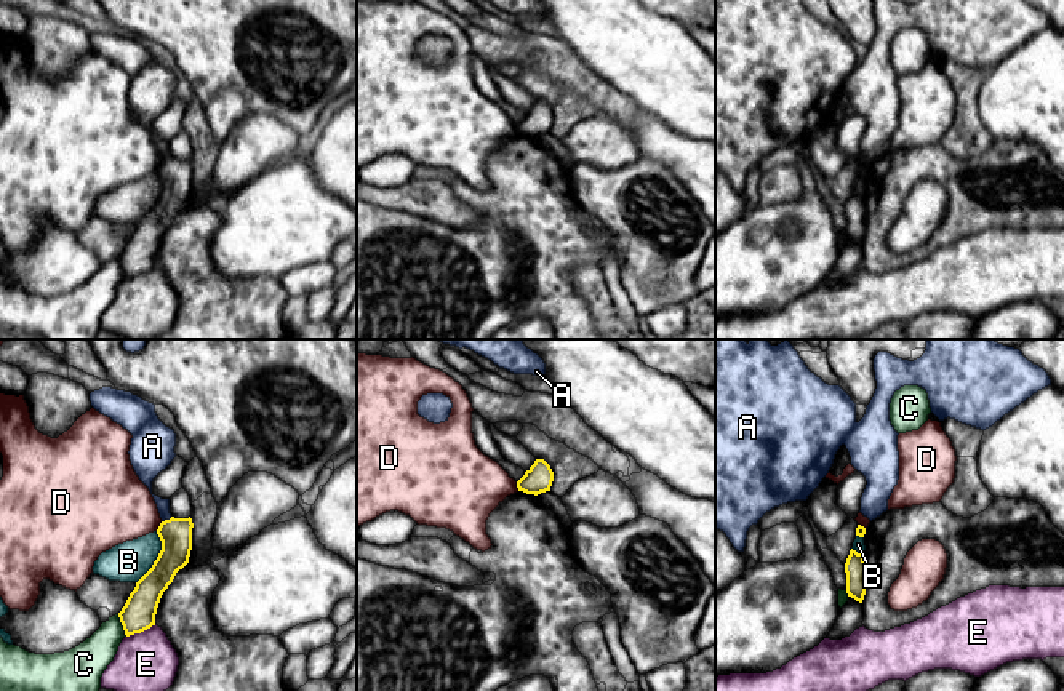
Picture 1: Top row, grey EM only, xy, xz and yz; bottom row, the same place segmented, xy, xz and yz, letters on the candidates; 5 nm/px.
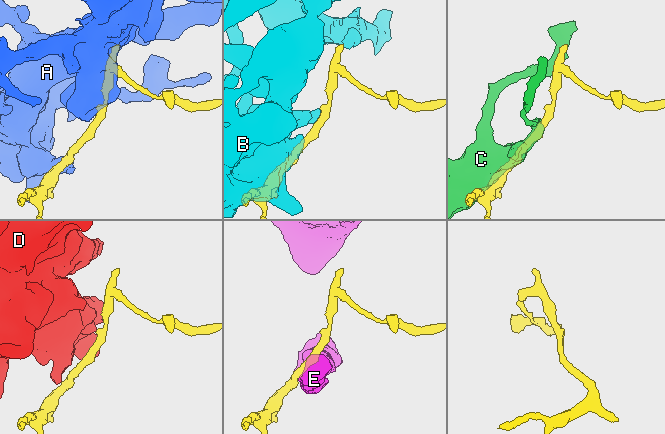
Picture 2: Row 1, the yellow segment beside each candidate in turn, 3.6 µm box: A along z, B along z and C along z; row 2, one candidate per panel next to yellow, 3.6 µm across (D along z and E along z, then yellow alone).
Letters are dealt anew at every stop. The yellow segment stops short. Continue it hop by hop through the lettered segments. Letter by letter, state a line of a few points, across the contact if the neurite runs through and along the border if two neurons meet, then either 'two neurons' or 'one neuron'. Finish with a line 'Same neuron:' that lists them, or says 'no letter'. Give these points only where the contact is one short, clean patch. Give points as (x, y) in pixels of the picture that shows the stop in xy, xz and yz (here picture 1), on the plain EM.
A: two neurons
B: two neurons
C: two neurons
D: xy (162, 163), (156, 171) | two neurons
E: xy (156, 266), (127, 279) | two neurons
Same neuron: no letter

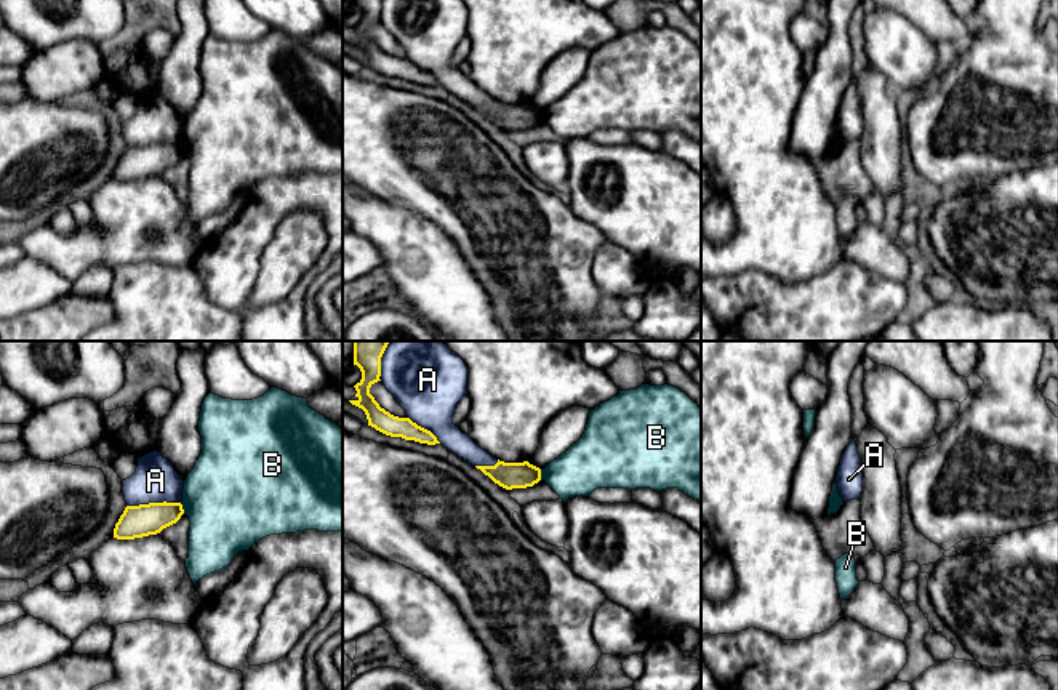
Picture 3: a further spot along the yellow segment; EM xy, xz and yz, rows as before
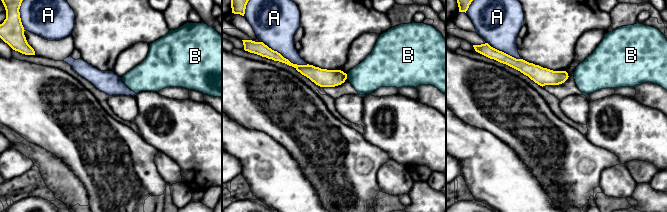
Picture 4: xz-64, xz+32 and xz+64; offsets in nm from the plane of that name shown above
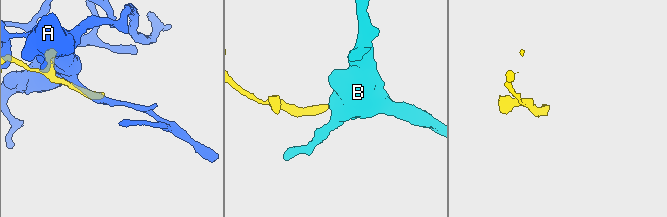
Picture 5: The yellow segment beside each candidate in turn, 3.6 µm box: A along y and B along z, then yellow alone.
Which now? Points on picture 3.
A: two neurons
B: xy (180, 144), (184, 154) | two neurons
Same neuron: no letter

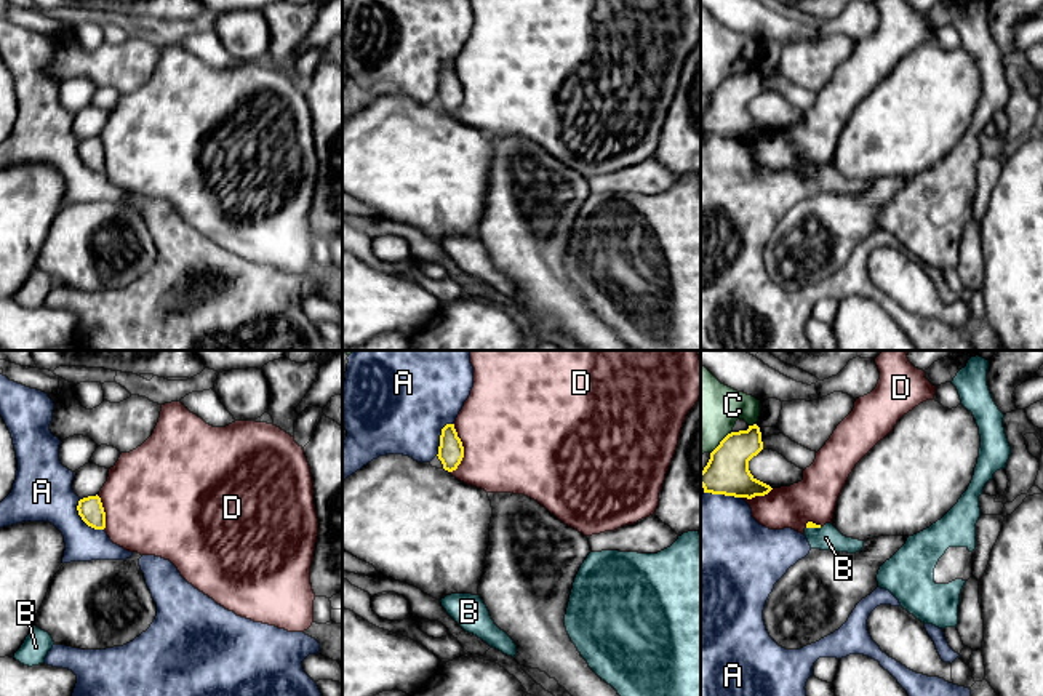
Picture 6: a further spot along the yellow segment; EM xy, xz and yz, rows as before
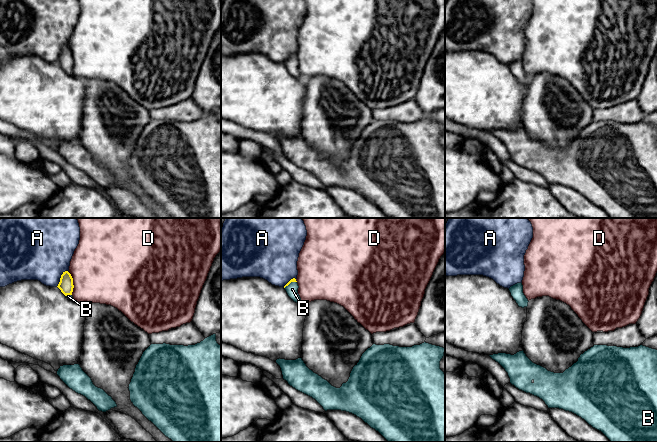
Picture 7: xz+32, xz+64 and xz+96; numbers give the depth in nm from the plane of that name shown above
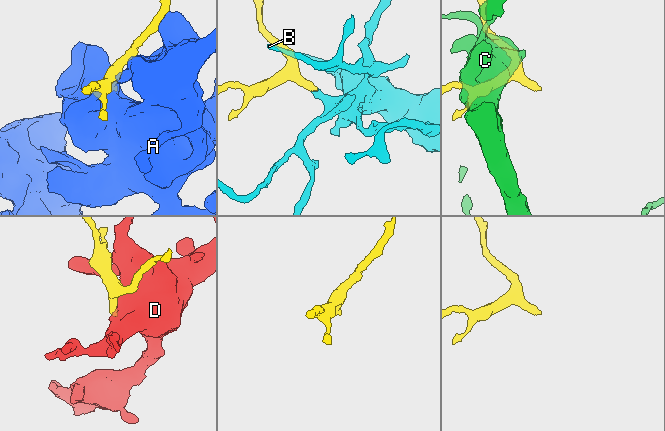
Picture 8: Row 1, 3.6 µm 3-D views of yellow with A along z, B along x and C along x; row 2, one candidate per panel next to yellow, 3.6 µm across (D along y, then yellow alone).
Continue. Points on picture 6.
A: two neurons
B: one neuron
C: two neurons
D: two neurons
Same neuron: B

